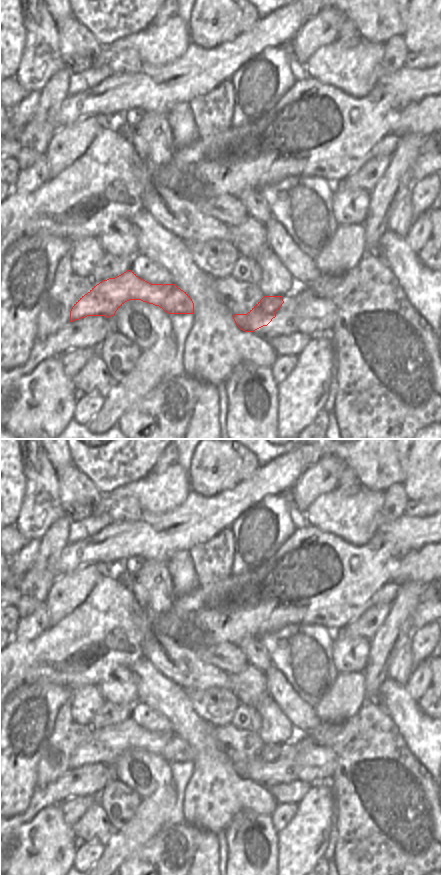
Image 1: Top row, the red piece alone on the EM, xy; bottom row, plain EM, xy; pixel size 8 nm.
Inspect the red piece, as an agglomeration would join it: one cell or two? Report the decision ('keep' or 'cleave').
cleave

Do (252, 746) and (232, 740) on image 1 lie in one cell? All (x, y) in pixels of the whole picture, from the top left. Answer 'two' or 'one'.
one

